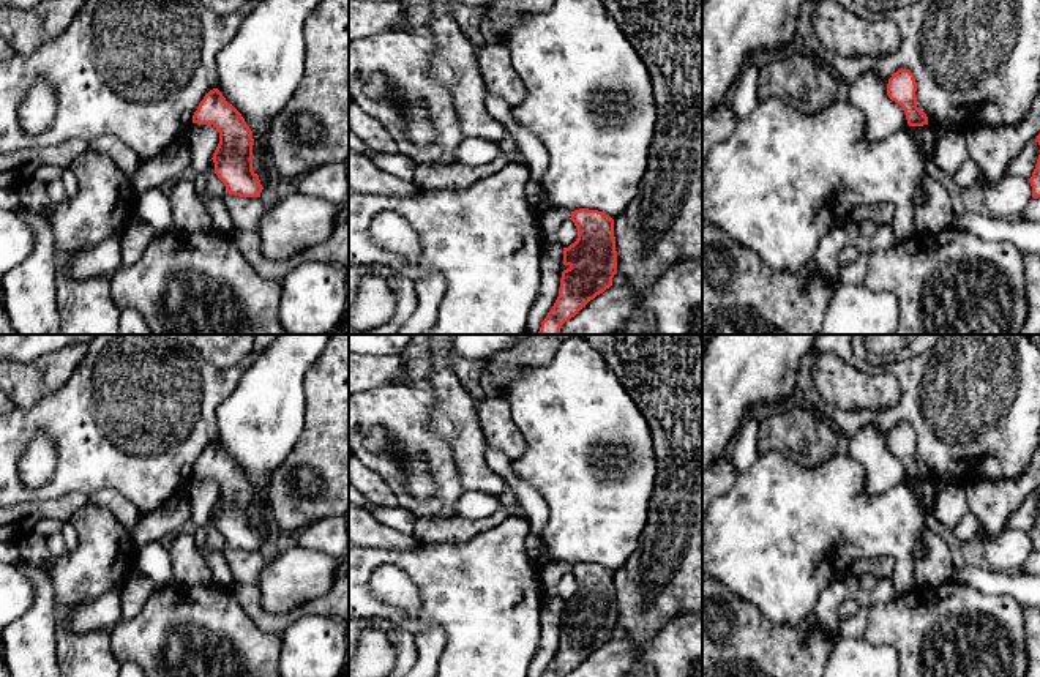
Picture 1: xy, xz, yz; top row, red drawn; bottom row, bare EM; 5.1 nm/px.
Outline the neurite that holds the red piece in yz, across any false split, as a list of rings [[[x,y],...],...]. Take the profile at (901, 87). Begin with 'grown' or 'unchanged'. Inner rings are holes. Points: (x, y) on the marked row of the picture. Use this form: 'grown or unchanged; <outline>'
unchanged; [[[898,69],[887,84],[887,95],[904,109],[909,126],[928,125],[928,117],[917,107],[917,84],[909,69]]]

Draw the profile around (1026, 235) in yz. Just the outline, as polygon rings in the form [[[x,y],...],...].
[[[963,211],[953,213],[952,226],[988,241],[1012,241],[1023,252],[1040,256],[1040,219],[1027,223]]]

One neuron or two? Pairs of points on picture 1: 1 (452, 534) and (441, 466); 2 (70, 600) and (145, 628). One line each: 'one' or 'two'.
1: two
2: two

